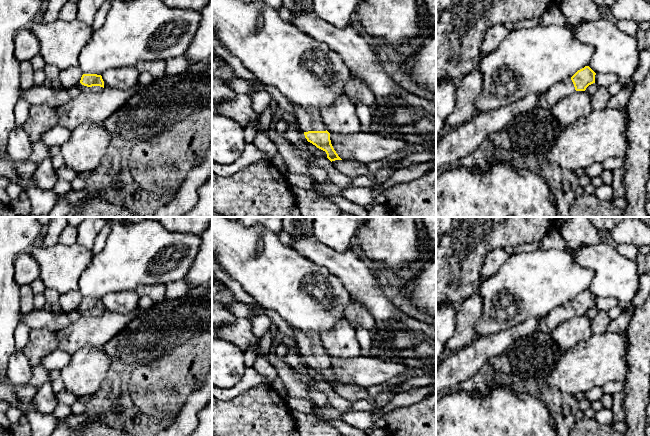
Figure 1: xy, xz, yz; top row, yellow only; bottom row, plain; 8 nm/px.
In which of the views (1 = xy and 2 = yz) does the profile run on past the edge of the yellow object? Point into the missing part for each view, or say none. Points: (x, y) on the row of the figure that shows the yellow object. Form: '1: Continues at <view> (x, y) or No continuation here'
1: Continues at xy (83, 88)
2: Continues at yz (558, 91)

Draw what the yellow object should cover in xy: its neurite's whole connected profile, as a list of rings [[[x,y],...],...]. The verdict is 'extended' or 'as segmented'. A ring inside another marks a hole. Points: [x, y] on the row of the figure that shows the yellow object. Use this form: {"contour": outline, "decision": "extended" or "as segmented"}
{"contour": [[[83,74],[78,86],[81,91],[97,92],[104,88],[104,81],[101,75]]], "decision": "extended"}

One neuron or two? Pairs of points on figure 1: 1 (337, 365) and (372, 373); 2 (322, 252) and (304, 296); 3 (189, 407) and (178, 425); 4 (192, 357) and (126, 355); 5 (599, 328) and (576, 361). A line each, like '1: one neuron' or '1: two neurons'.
1: one neuron
2: two neurons
3: one neuron
4: two neurons
5: two neurons

